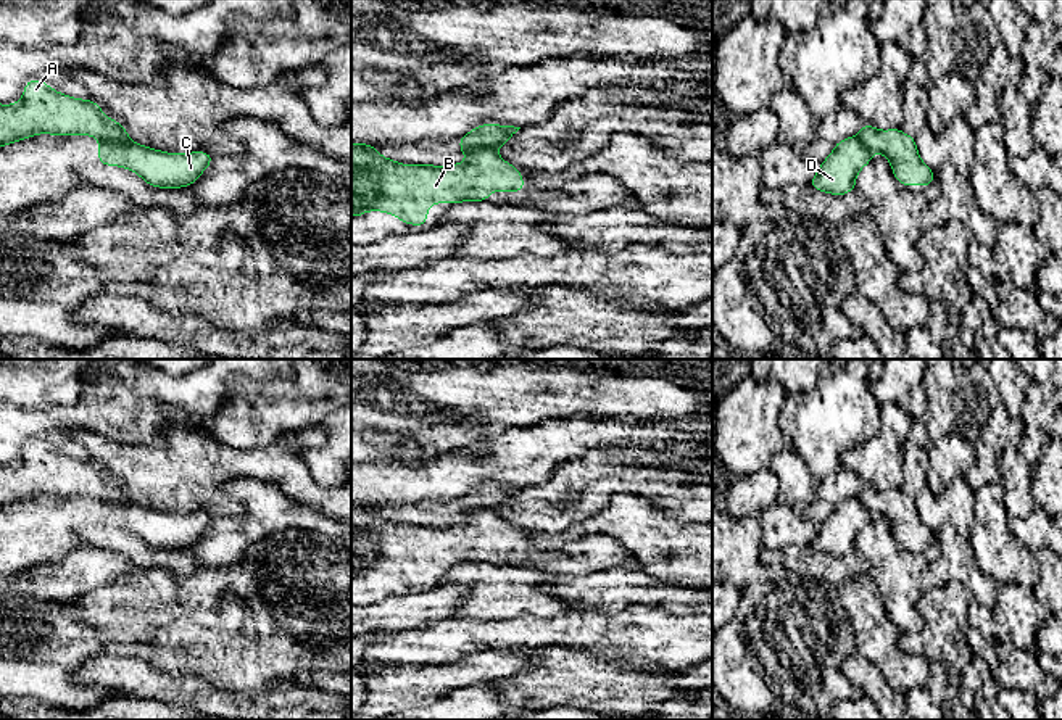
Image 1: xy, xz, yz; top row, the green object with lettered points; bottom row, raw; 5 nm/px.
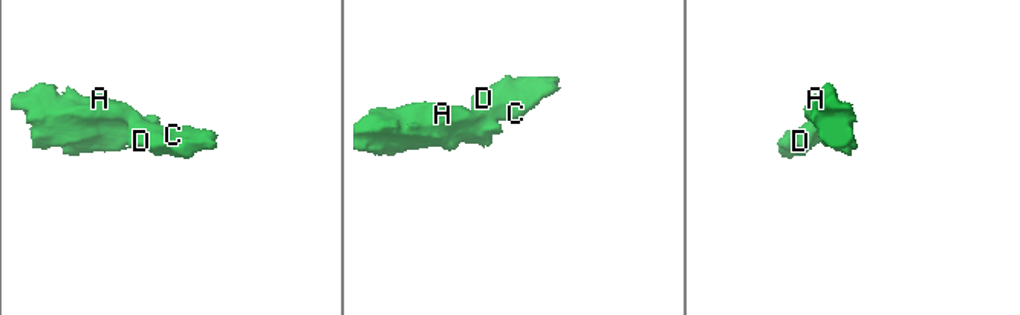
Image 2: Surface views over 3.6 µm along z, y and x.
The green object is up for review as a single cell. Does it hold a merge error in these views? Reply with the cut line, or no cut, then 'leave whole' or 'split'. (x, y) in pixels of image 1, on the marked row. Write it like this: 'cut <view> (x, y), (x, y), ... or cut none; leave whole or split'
cut xy (99, 139), (112, 142), (131, 140); split

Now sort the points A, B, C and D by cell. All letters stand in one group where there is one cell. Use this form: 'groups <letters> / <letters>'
groups A B / C D

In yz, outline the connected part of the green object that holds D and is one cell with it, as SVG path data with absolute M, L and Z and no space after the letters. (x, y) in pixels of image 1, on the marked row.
M859 135L840 140L832 153L819 164L817 174L811 180L811 187L843 197L856 188L856 177L859 171L873 158Z

